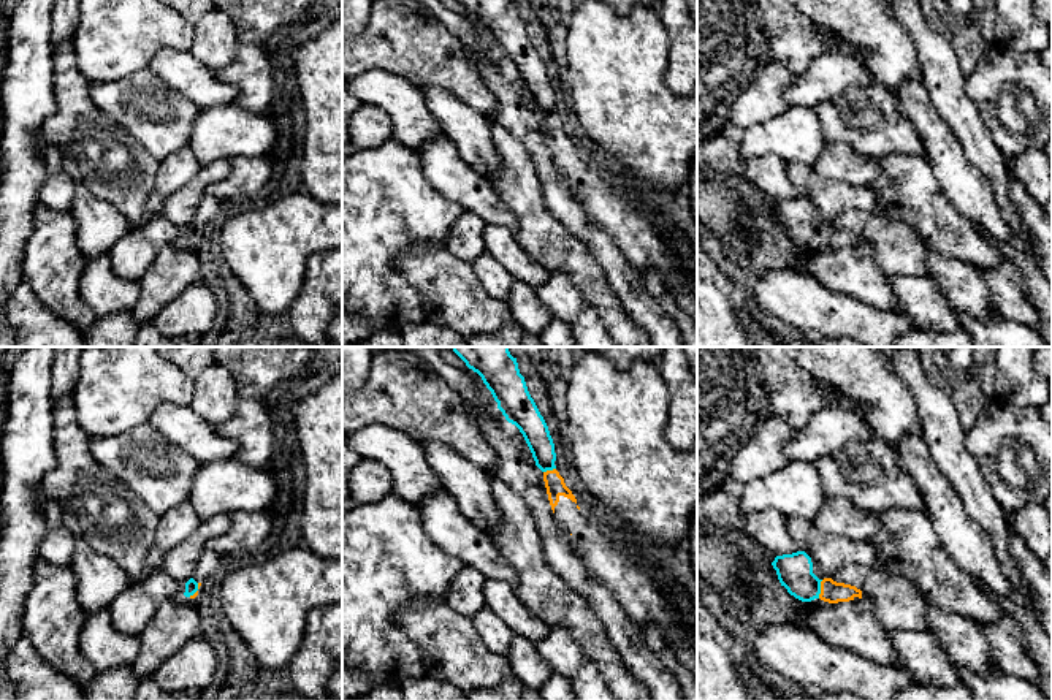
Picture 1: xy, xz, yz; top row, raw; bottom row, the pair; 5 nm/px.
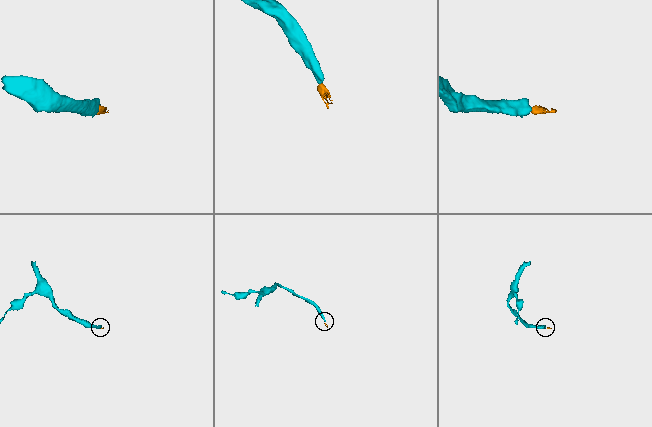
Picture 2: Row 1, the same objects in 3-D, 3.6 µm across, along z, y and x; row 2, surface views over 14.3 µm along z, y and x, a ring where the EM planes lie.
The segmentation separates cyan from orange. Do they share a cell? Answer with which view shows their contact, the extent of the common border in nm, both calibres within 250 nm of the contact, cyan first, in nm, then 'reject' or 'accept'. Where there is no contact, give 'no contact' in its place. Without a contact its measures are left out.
yz | 100 nm | 180/110 nm | accept

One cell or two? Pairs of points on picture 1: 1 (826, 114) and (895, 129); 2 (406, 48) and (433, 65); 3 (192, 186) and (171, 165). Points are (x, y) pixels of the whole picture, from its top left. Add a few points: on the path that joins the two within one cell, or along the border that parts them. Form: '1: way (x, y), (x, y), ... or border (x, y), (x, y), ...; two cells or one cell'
1: way (843, 129), (861, 136), (878, 130); one cell
2: way (412, 48), (426, 59); one cell
3: border (203, 167), (176, 189), (162, 206); two cells

